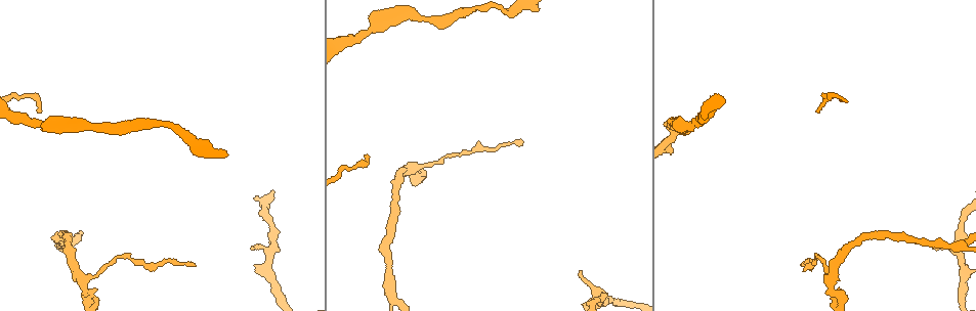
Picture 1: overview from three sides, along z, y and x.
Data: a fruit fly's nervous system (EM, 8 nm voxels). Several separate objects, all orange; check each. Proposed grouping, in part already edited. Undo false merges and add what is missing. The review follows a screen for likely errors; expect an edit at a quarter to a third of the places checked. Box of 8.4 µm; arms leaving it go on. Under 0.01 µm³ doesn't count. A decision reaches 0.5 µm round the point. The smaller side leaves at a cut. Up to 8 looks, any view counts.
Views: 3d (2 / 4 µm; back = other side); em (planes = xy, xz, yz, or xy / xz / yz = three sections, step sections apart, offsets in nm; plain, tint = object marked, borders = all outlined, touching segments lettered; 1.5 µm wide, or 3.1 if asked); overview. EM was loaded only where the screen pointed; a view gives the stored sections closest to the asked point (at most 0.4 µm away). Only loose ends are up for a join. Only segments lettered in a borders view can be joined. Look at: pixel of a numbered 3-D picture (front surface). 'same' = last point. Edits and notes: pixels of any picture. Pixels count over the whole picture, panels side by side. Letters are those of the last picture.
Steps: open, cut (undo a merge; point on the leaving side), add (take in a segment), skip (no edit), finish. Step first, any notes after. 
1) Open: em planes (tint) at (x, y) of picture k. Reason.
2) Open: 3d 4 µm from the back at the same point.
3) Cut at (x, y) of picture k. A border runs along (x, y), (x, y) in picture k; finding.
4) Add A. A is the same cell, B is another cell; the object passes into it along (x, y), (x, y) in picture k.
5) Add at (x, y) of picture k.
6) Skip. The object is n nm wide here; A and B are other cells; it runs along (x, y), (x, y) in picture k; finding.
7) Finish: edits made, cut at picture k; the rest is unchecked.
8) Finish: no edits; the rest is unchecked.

Open: em xz step 4 (borders) at (365, 34) of picture 1. Thin neck.

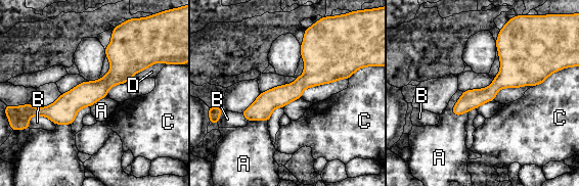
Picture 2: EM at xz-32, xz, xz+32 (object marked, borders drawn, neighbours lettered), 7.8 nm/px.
Skip. A, B, C and D are other cells; it runs along (144, 64), (62, 110), (32, 109) in picture 2; all the same cell.

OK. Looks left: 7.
Open: 3d 2 µm at (194, 266) of picture 1. Tapers out.

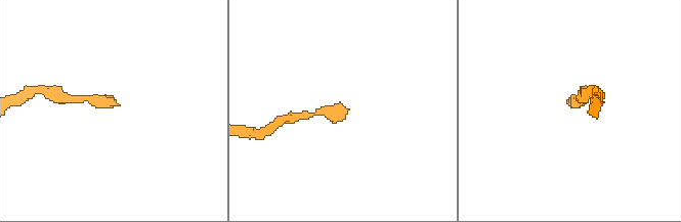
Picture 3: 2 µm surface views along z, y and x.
Open: em xy step 8 (tint) at (582, 105) of picture 3.

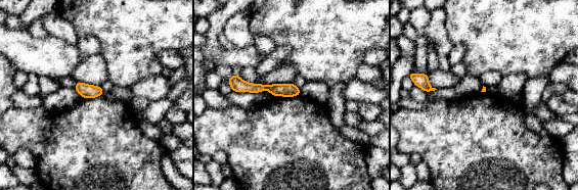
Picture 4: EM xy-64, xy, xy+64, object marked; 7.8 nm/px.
Open: em yz step 8 (borders) at the same point.

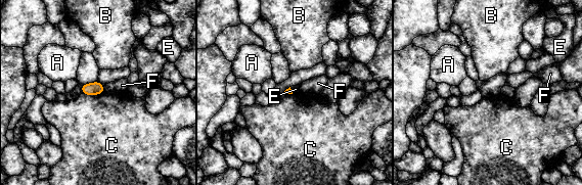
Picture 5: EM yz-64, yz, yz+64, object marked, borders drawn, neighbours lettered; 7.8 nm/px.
Skip. The longest contact is with C, 180 nm; A, B, C, E and F are other cells; none of them fits.

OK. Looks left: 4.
Open: em planes (borders) at (935, 249) of picture 1. Branch stops here.

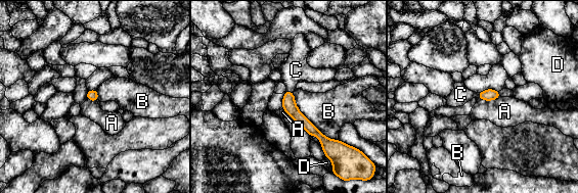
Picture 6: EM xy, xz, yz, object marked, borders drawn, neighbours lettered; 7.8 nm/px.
Add C. The object is 90 nm wide here; C is the same cell, A, B and D are other cells; the object passes into it along (288, 104), (290, 92), (296, 69) in picture 6; the cell continues.

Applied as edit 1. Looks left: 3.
Finish: edits made, add at picture 6; the rest is unchecked.

